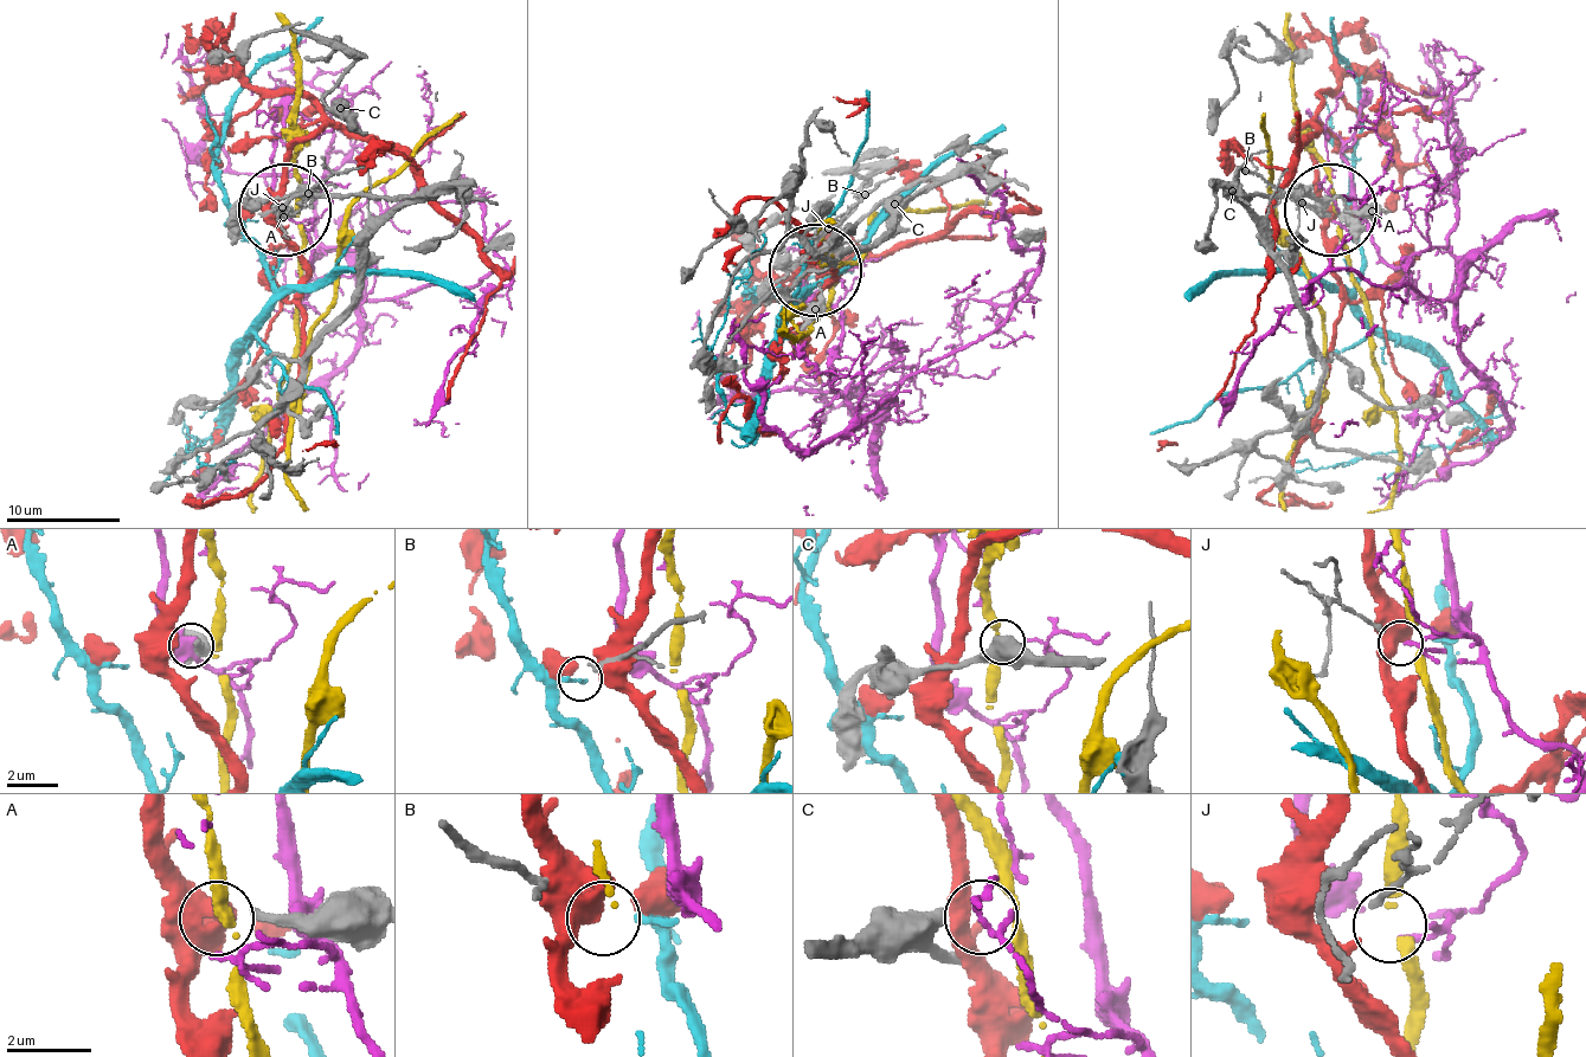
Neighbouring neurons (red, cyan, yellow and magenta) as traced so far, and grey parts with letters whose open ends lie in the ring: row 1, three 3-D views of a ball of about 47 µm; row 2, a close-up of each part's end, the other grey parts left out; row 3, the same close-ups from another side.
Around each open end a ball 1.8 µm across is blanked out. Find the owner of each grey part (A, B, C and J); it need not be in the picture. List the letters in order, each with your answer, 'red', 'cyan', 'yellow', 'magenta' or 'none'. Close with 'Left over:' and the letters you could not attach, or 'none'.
A: none
B: cyan
C: none
J: magenta
Left over: A, C

